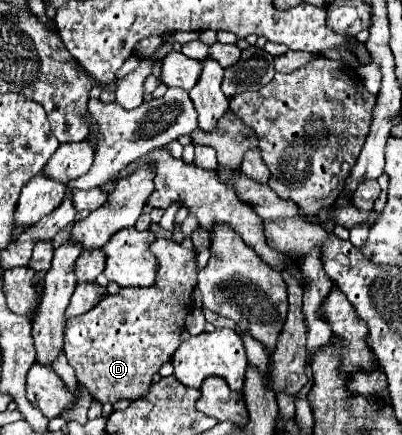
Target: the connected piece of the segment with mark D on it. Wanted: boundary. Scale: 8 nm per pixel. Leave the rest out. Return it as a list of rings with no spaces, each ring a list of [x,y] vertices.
[[[156,239],[150,251],[160,261],[156,285],[122,287],[117,294],[106,295],[88,313],[66,323],[64,351],[68,363],[76,371],[78,381],[100,403],[142,399],[152,385],[152,375],[180,347],[184,319],[192,309],[192,291],[196,287],[196,251],[184,249],[172,239]]]

